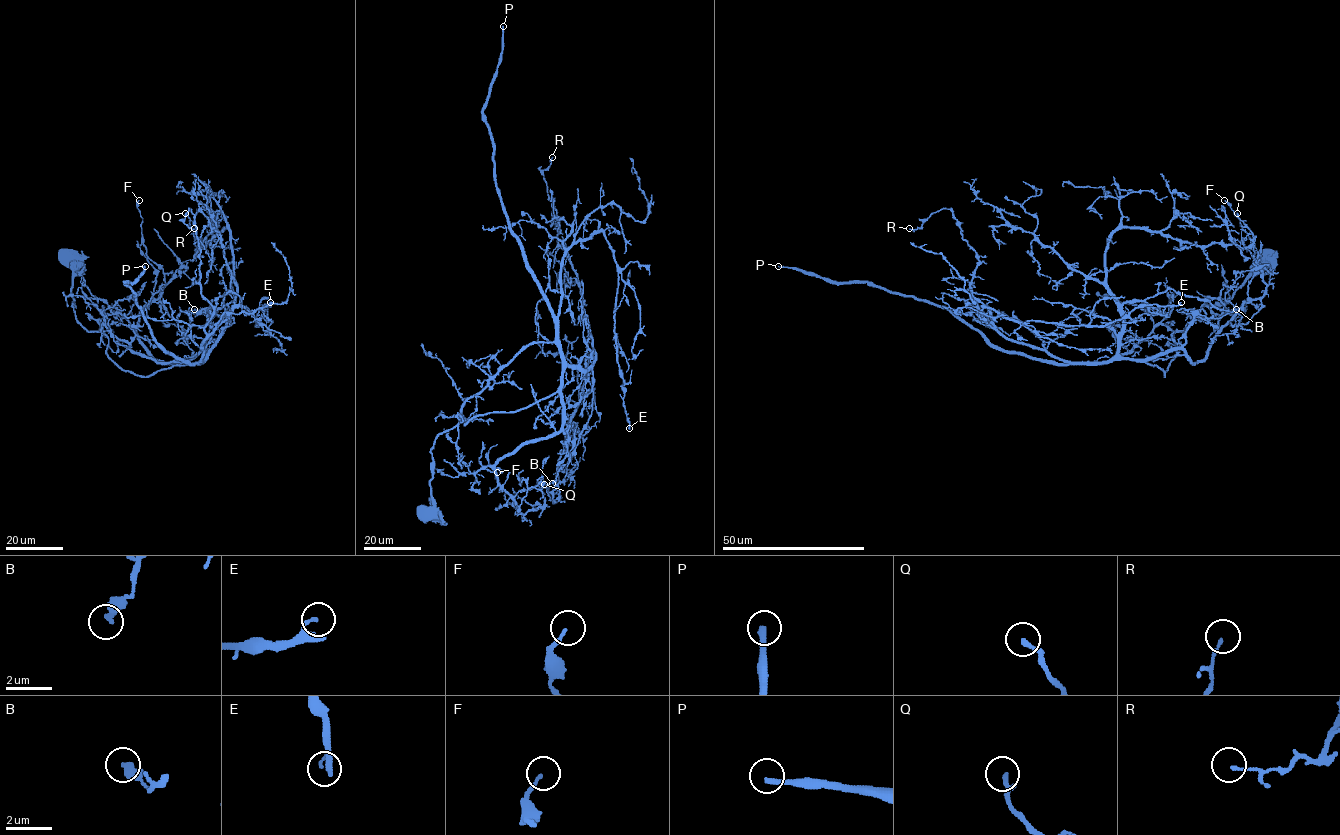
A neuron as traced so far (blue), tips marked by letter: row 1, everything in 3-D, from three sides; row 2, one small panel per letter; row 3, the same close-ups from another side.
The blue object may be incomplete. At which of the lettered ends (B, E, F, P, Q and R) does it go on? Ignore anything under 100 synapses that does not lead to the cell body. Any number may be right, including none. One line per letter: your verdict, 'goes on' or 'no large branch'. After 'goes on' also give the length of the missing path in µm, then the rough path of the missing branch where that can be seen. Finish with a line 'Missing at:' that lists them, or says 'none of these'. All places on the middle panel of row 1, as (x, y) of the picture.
B: no large branch
E: no large branch
F: no large branch
P: goes on; about 1000 µm are missing
Q: no large branch
R: no large branch
Missing at: P

